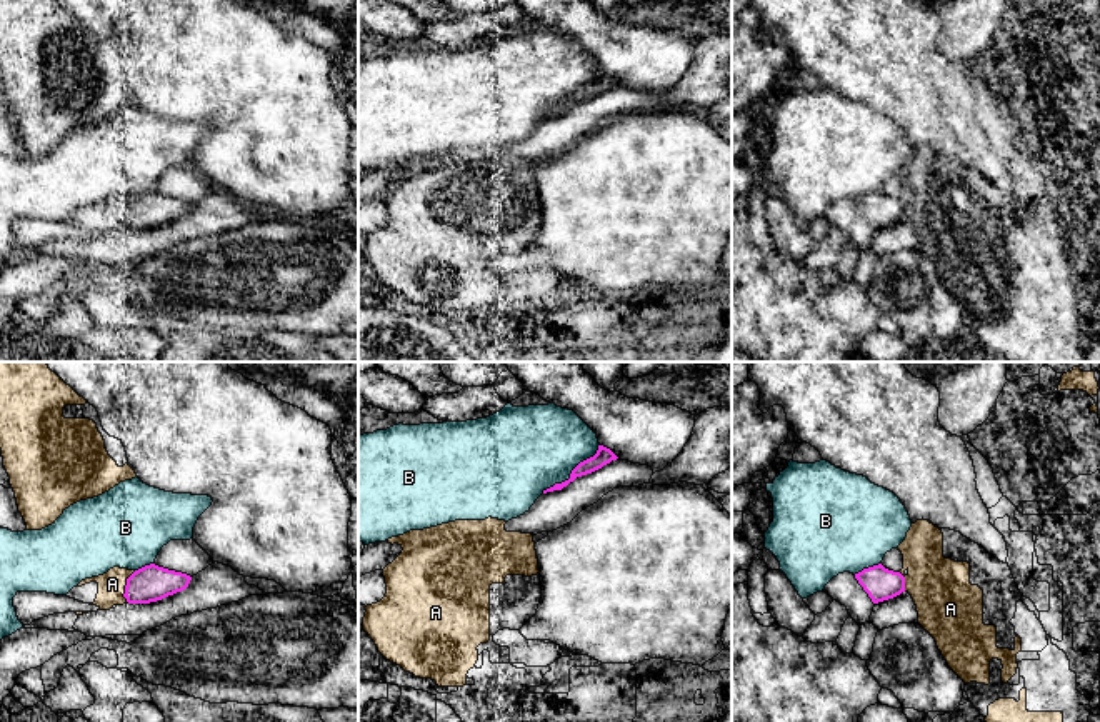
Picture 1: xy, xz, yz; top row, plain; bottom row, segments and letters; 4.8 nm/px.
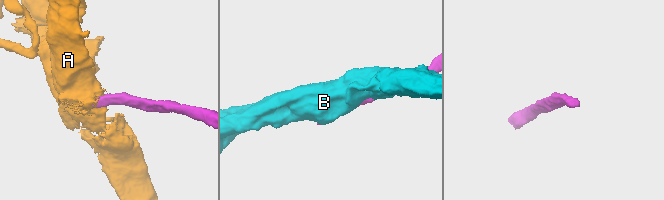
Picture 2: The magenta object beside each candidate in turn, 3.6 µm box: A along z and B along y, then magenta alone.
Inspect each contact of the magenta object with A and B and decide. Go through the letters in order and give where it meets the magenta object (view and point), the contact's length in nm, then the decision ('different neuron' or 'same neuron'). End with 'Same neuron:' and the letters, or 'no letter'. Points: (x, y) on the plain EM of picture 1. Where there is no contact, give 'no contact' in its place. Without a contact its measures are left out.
A: xy (125, 214) | 170 nm | different neuron
B: xz (572, 99) | 360 nm | different neuron
Same neuron: no letter

